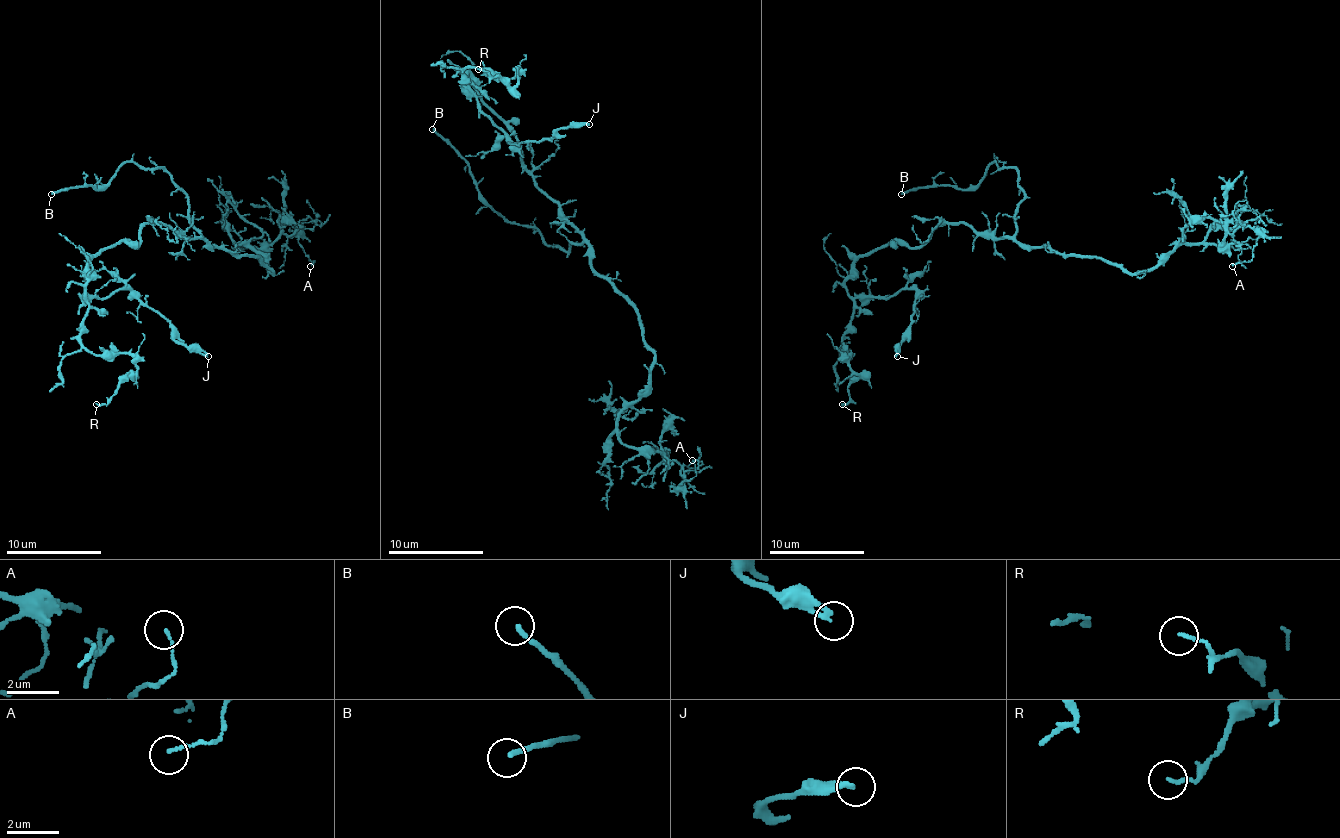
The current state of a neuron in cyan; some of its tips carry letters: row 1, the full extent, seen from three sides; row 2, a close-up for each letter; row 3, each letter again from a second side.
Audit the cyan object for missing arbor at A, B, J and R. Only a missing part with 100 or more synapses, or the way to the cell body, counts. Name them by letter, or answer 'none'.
B

